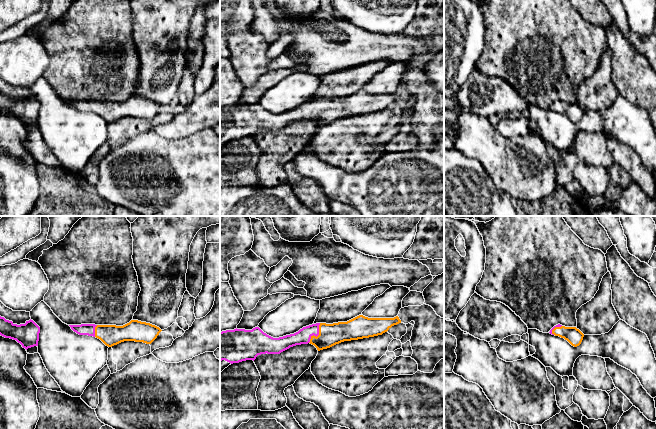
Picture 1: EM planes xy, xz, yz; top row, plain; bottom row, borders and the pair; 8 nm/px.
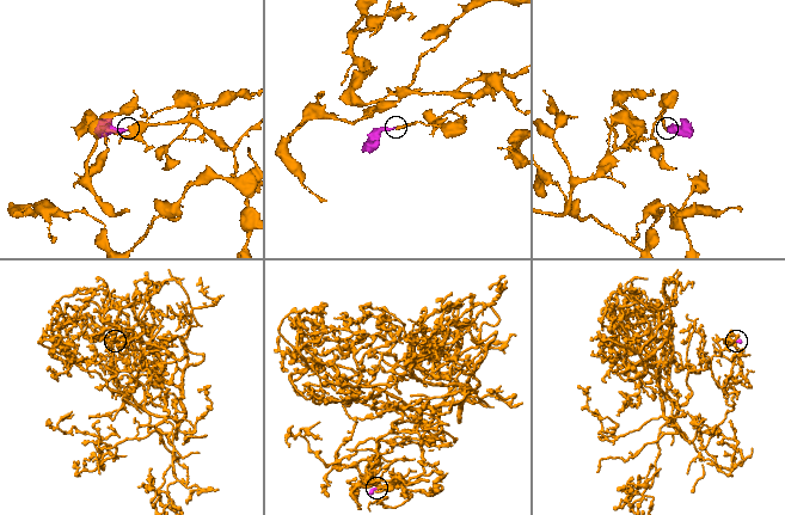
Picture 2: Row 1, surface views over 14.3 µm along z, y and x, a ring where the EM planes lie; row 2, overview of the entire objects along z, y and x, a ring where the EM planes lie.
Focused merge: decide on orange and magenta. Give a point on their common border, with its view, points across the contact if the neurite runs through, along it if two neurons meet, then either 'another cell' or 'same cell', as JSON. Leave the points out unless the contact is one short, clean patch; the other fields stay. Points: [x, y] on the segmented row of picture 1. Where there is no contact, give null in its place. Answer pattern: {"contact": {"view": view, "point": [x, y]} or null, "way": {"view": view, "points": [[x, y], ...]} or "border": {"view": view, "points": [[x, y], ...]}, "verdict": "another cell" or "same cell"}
{"contact": {"view": "xz", "point": [318, 335]}, "way": {"view": "xz", "points": [[329, 335], [318, 335], [303, 336]]}, "verdict": "same cell"}

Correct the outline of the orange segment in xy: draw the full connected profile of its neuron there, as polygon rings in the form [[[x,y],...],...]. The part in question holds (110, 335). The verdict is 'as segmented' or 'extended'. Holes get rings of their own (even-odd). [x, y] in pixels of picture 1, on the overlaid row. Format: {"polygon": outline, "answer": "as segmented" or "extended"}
{"polygon": [[[131,320],[123,326],[95,324],[69,326],[79,335],[88,335],[100,339],[108,347],[124,341],[151,344],[162,331],[155,325],[138,320]]], "answer": "extended"}

